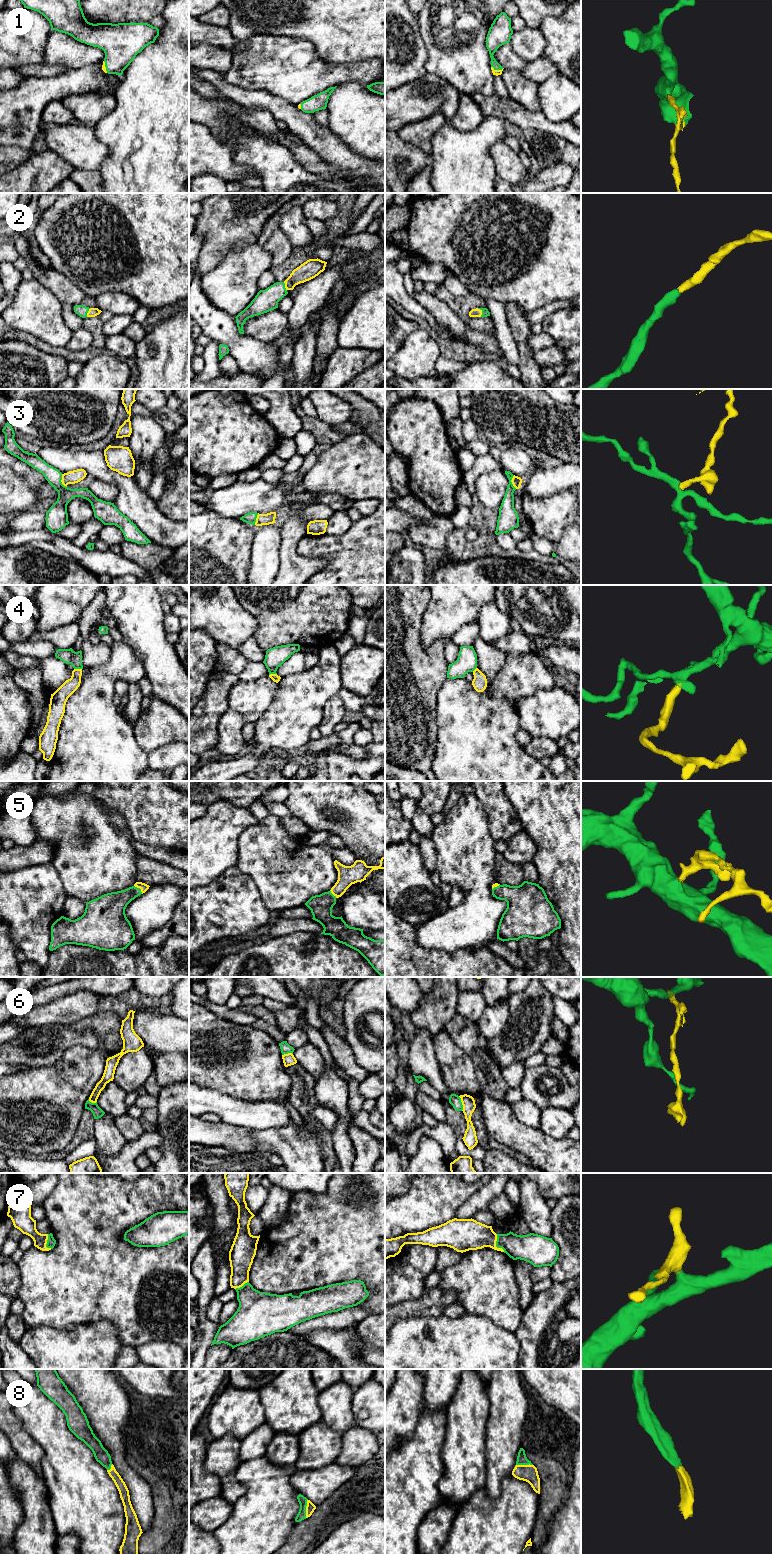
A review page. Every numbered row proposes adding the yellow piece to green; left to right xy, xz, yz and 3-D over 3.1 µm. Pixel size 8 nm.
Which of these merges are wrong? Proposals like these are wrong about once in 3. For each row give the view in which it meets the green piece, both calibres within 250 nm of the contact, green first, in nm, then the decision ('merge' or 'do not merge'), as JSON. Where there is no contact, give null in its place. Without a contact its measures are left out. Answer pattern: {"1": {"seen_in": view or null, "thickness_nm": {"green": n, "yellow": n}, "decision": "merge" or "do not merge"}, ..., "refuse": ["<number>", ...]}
{"1": {"seen_in": "yz", "thickness_nm": {"green": 150, "yellow": 50}, "decision": "merge"}, "2": {"seen_in": "yz", "thickness_nm": {"green": 60, "yellow": 70}, "decision": "merge"}, "3": {"seen_in": "xy", "thickness_nm": {"green": 140, "yellow": 110}, "decision": "do not merge"}, "4": {"seen_in": "xy", "thickness_nm": {"green": 120, "yellow": 120}, "decision": "do not merge"}, "5": {"seen_in": "xy", "thickness_nm": {"green": 200, "yellow": 70}, "decision": "merge"}, "6": {"seen_in": "yz", "thickness_nm": {"green": 90, "yellow": 110}, "decision": "do not merge"}, "7": {"seen_in": "yz", "thickness_nm": {"green": 200, "yellow": 260}, "decision": "merge"}, "8": {"seen_in": "yz", "thickness_nm": {"green": 80, "yellow": 140}, "decision": "merge"}, "refuse": ["3", "4", "6"]}

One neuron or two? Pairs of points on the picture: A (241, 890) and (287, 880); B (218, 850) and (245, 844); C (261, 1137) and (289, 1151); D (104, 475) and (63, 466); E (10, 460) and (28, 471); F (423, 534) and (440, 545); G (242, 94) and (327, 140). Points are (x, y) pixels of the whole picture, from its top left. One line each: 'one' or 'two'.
A: two
B: two
C: one
D: one
E: one
F: one
G: one

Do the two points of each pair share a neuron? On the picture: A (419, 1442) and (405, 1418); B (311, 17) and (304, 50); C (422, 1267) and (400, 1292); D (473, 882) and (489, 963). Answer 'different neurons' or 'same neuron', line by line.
A: different neurons
B: different neurons
C: same neuron
D: different neurons

